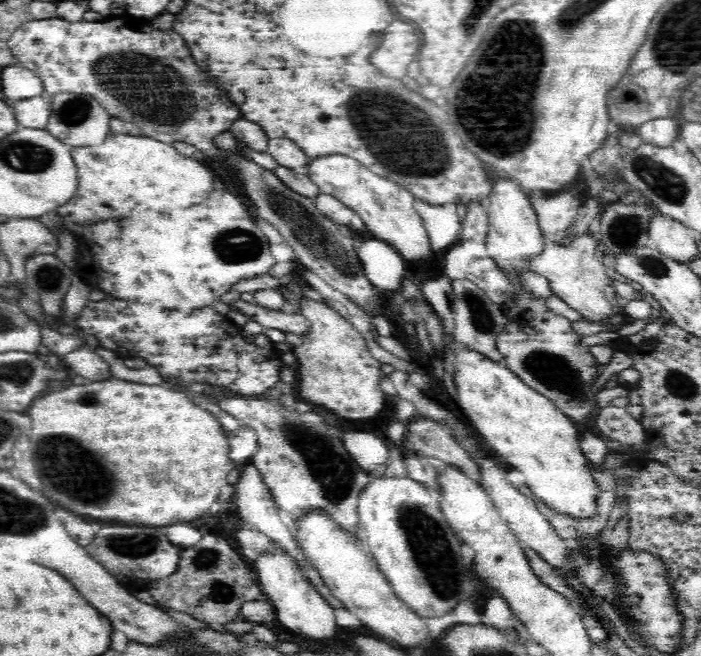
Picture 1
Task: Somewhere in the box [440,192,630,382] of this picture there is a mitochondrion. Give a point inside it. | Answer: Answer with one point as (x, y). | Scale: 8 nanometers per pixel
(482, 318)

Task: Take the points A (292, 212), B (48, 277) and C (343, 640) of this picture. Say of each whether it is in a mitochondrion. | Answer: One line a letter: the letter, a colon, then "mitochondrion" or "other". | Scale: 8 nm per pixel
A: mitochondrion
B: mitochondrion
C: other

